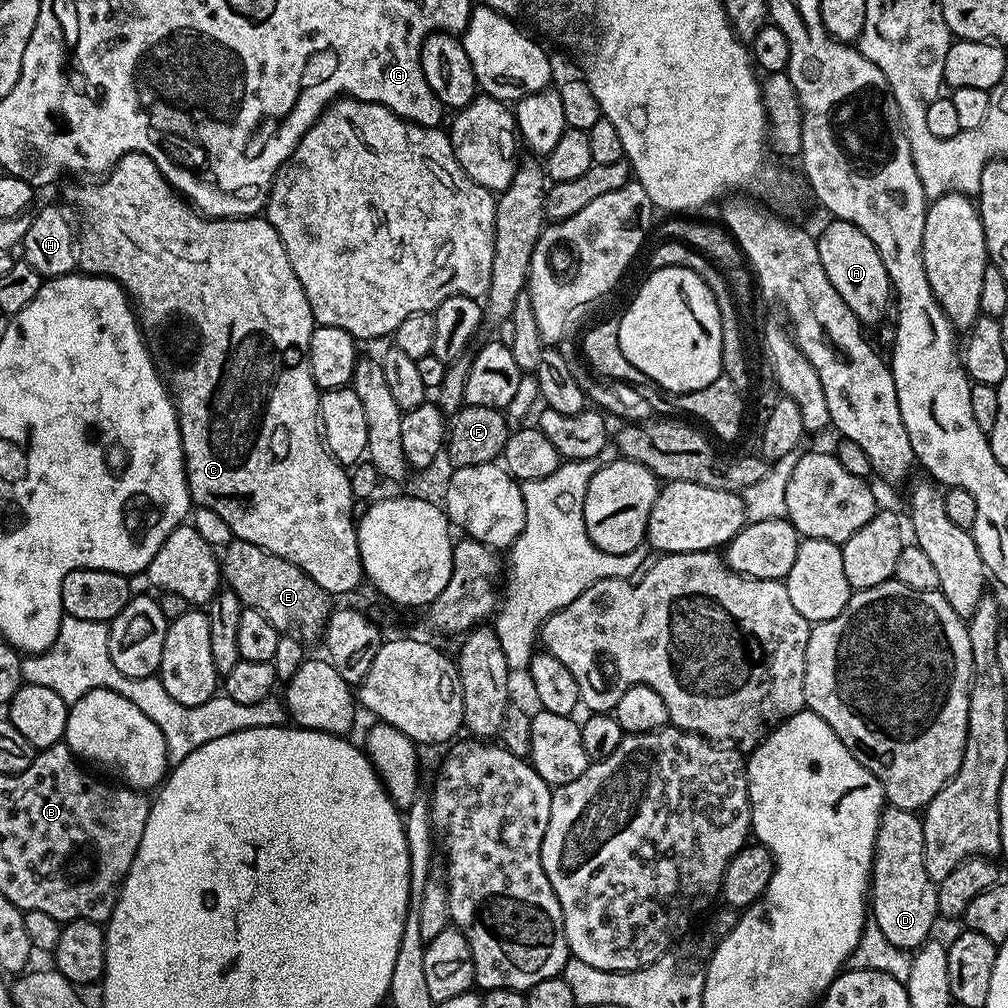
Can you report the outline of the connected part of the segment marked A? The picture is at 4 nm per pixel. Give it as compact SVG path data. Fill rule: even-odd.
M833 219L828 223L817 237L819 258L825 267L826 276L861 325L870 327L885 316L887 308L889 311L892 302L889 275L873 242L866 234L862 234L862 230L845 220Z

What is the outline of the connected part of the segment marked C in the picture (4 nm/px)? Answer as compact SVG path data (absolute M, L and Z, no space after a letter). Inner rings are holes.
M127 152L101 180L104 180L101 184L88 182L85 188L76 188L72 192L72 200L80 207L80 216L84 219L84 225L78 228L78 268L89 276L108 276L111 280L117 280L132 301L140 331L144 333L144 342L156 363L156 371L164 377L176 406L184 451L184 473L188 479L191 503L209 508L232 531L231 535L235 539L254 542L254 546L262 546L262 550L278 554L278 558L286 558L286 562L294 562L294 566L314 578L314 582L318 582L318 586L322 586L322 590L333 597L354 591L365 575L356 537L357 521L352 516L354 499L351 482L349 473L324 447L320 430L321 389L317 388L310 374L308 361L308 347L314 327L312 311L306 290L302 290L302 282L298 282L298 274L294 274L294 266L290 266L290 258L286 258L286 246L282 246L278 230L274 230L272 223L260 214L213 218L197 212L169 184L156 163L141 152Z

